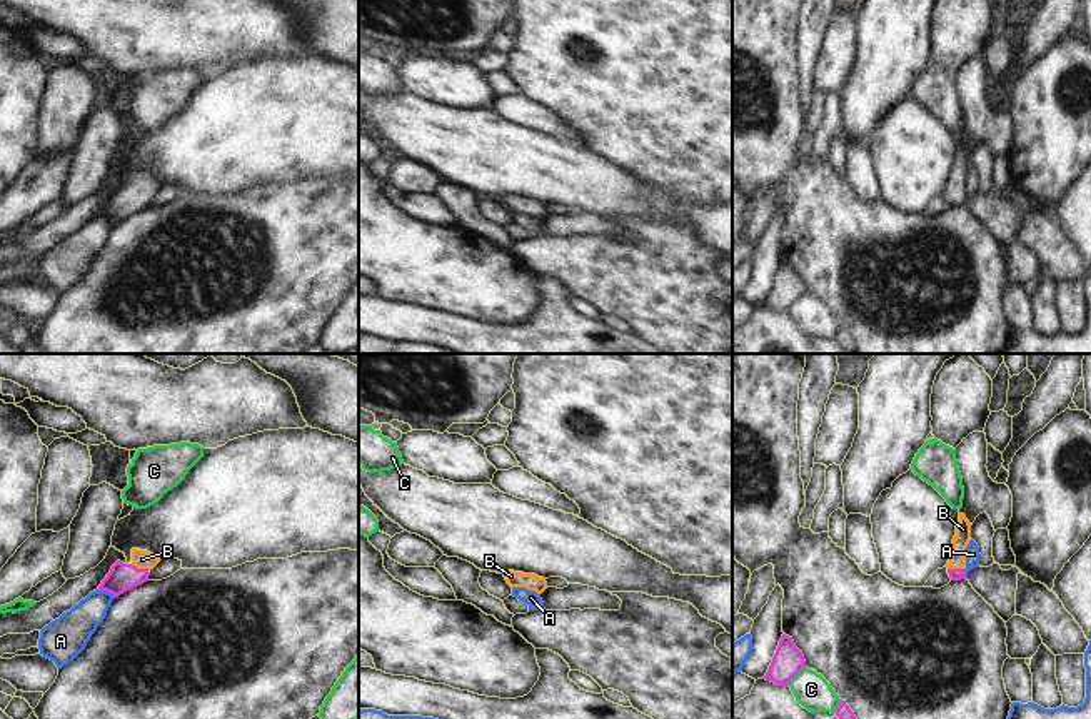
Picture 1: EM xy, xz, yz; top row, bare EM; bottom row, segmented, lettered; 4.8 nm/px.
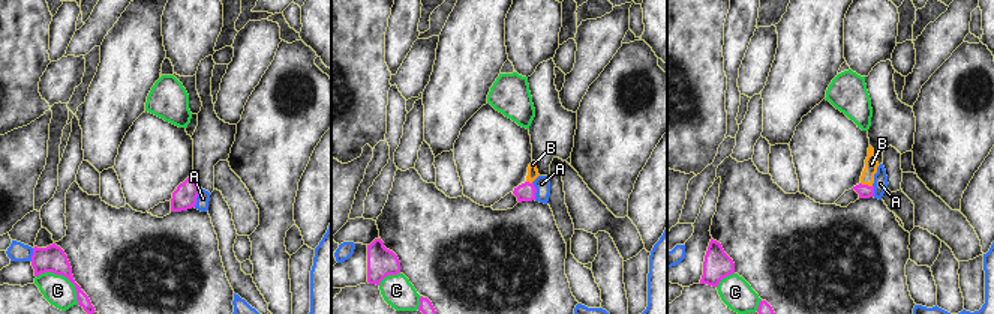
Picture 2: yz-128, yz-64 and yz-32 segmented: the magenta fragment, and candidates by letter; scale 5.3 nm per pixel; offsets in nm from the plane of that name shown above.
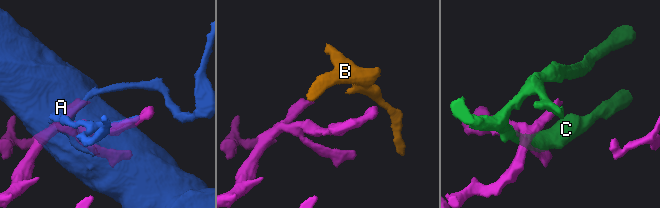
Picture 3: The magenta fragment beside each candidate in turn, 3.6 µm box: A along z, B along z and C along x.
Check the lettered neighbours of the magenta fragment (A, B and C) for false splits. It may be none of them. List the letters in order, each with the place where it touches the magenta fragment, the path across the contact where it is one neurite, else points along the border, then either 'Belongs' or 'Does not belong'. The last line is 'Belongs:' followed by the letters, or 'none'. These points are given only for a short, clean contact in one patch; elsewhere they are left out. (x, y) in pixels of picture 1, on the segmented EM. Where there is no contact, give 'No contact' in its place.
A: Touches magenta at xy (107, 591). Does not belong
B: Touches magenta at xy (140, 569). Path across: xy (122, 578), (140, 569), (142, 559). Belongs
C: Touches magenta at yz (796, 674). Does not belong
Belongs: B

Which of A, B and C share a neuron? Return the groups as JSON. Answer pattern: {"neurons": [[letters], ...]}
{"neurons": [["A"], ["B"], ["C"]]}

